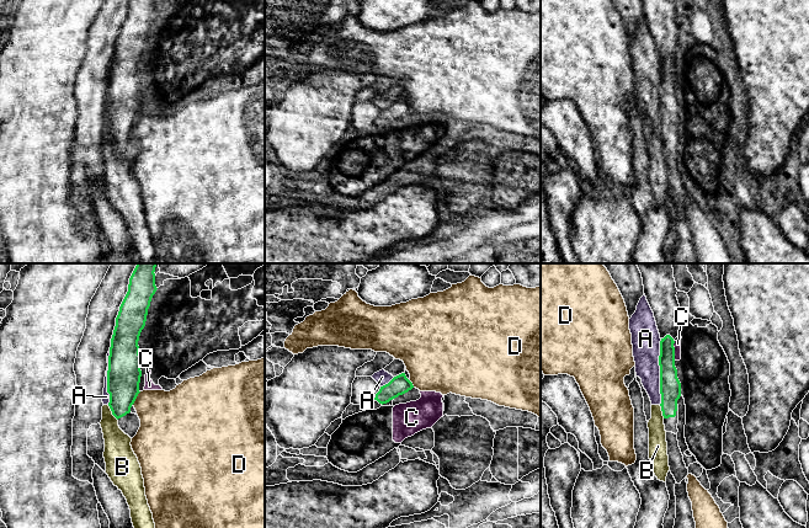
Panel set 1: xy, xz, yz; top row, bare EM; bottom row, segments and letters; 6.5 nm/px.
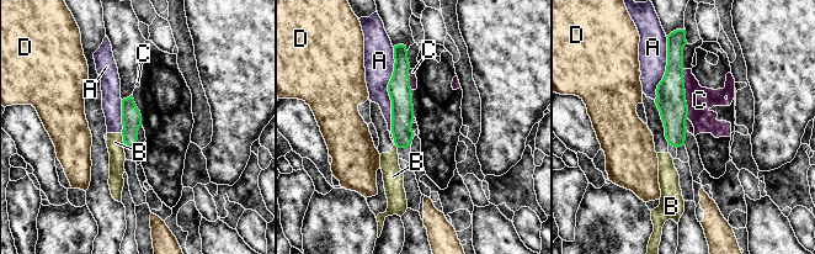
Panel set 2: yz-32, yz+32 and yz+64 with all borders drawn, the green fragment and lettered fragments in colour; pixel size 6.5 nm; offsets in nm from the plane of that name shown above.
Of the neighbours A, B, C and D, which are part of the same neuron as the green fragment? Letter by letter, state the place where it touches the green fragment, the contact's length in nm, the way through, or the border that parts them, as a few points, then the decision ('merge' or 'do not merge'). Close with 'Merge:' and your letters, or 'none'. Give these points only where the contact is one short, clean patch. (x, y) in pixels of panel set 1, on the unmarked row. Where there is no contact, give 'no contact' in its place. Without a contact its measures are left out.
A: meets green in yz at (660, 96); contact 440 nm long; do not merge
B: meets green in xy at (112, 137); contact 120 nm long; border along xy (107, 129), (117, 144); do not merge
C: meets green in yz at (674, 75); contact 130 nm long; border along yz (675, 65), (674, 84); do not merge
D: meets green in xy at (136, 122); contact 110 nm long; do not merge
Merge: none

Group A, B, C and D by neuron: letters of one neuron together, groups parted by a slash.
A B / C / D

